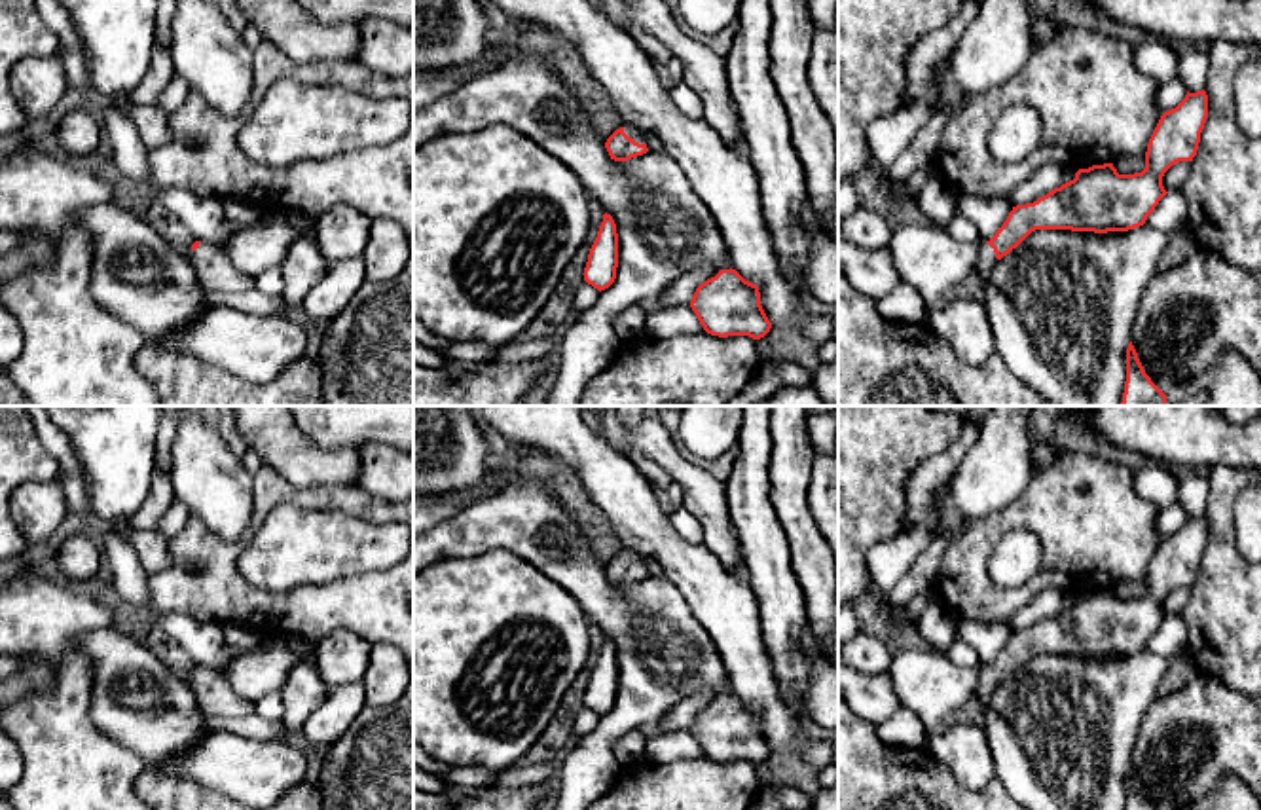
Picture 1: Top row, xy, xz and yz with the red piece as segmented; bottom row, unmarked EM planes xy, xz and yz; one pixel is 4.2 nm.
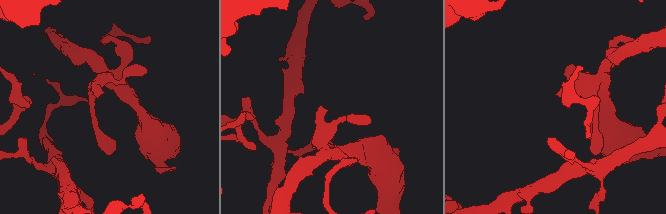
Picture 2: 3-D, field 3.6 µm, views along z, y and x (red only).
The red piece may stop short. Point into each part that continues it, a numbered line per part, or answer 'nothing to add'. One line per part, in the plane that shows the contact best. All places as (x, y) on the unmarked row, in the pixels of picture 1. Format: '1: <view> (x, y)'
1: xz (632, 556)

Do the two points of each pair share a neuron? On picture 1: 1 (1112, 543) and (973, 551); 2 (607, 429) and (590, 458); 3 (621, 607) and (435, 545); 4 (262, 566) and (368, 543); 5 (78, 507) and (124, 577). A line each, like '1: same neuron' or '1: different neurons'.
1: same neuron
2: different neurons
3: same neuron
4: same neuron
5: same neuron

